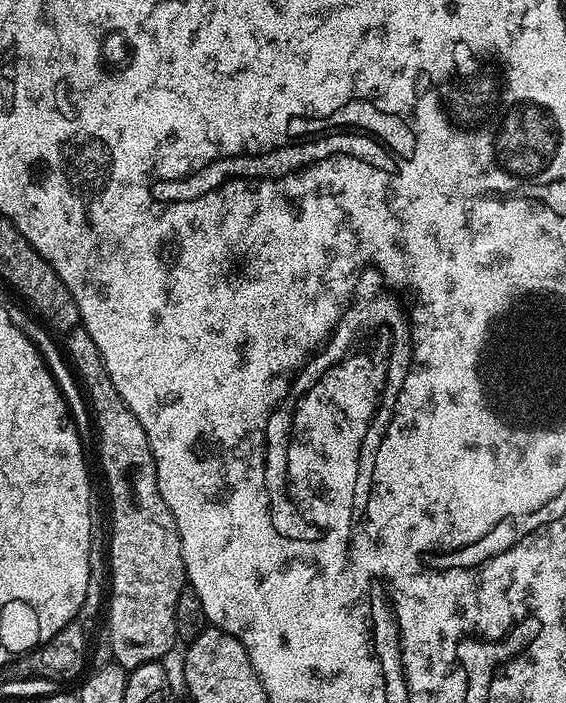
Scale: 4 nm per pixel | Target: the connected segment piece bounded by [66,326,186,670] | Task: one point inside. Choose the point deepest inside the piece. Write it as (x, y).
(147, 573)

